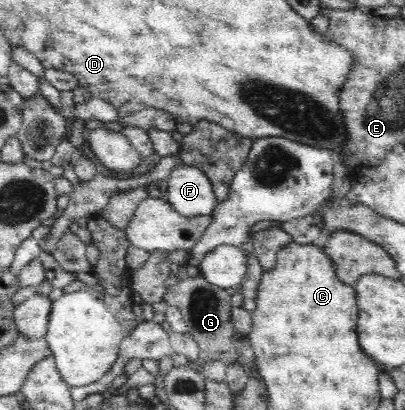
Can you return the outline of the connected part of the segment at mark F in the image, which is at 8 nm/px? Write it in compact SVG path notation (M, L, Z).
M176 165L167 179L170 205L186 217L212 215L218 205L215 189L196 165Z

